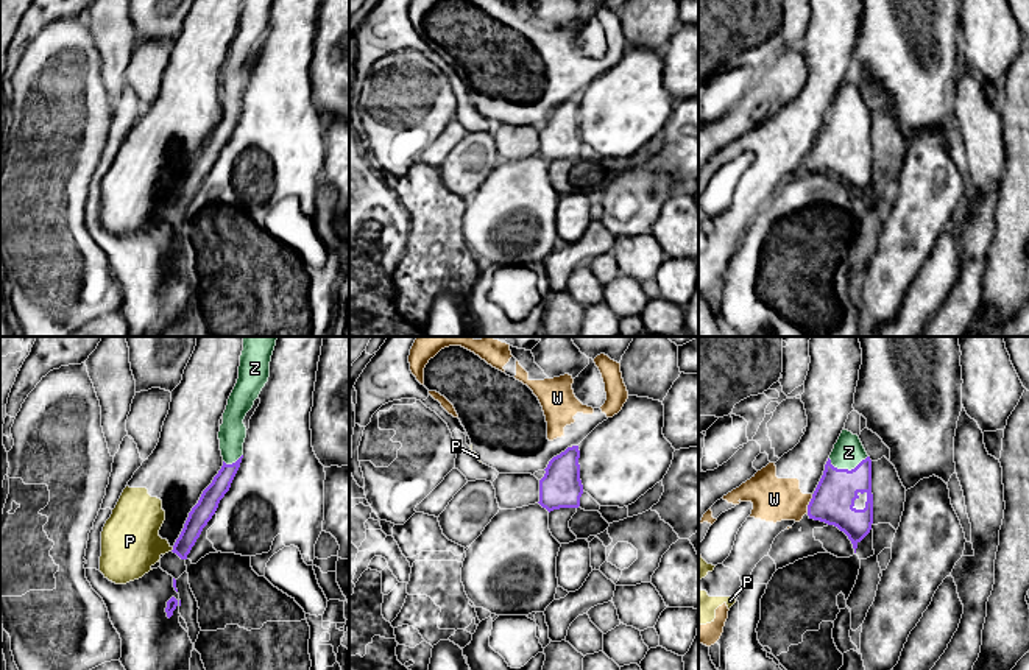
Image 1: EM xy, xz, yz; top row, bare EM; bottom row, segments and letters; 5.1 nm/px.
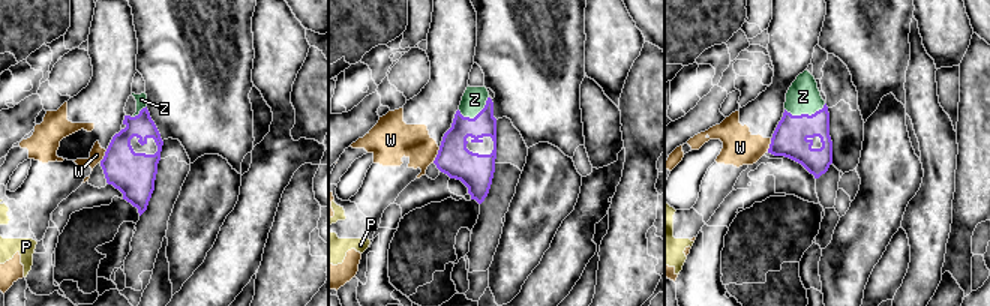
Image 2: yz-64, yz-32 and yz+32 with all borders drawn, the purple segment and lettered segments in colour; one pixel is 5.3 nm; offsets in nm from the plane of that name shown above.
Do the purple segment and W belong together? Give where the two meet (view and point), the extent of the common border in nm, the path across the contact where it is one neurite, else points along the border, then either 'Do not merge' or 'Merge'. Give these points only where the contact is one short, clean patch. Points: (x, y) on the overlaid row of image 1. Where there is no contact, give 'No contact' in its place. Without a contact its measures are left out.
Touches purple at yz (809, 504). Shared border 110 nm. Boundary: yz (813, 494), (806, 513). Do not merge

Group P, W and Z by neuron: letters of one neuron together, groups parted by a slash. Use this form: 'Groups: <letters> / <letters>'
Groups: P W / Z

